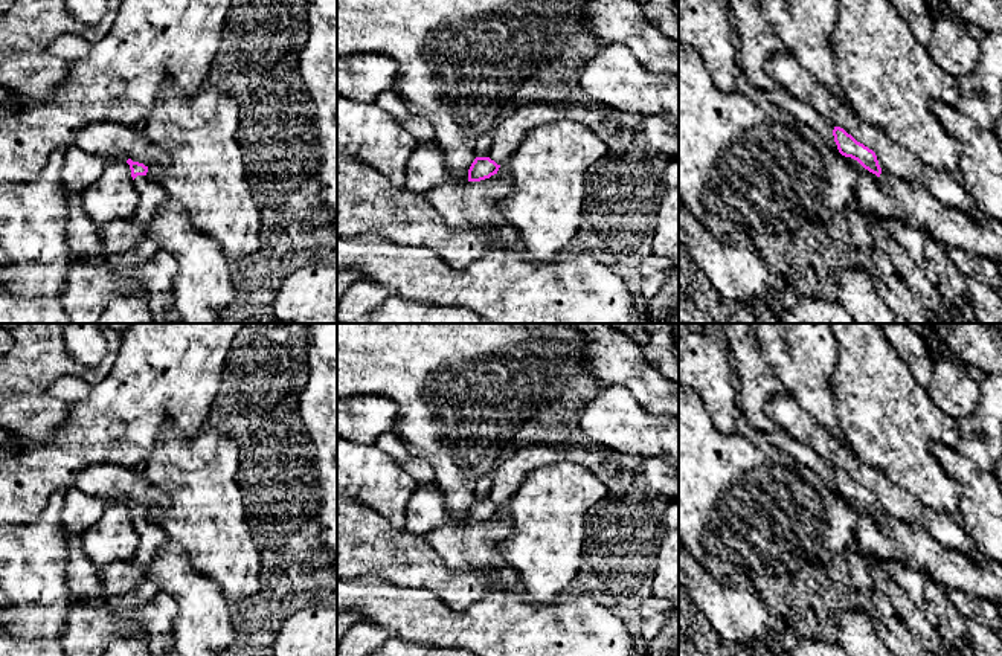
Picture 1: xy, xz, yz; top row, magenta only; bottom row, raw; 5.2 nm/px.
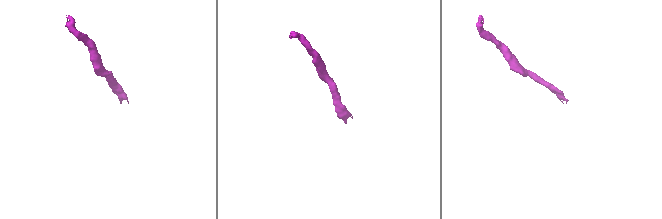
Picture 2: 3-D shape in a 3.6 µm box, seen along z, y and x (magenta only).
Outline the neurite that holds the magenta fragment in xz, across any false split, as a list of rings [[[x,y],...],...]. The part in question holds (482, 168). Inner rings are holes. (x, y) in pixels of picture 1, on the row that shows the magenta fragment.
[[[476,157],[468,169],[468,182],[480,182],[497,174],[500,165],[490,157]]]

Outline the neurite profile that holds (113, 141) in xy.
[[[110,121],[84,127],[76,136],[76,146],[84,153],[98,153],[107,157],[108,162],[131,159],[148,168],[169,163],[169,154],[162,146],[151,143],[136,127]]]

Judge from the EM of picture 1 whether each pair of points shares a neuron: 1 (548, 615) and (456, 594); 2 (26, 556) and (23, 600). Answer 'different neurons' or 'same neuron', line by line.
1: different neurons
2: same neuron

